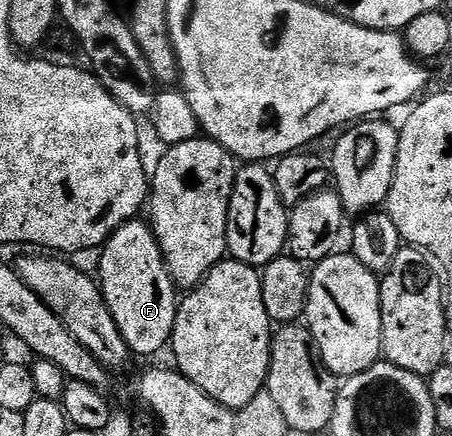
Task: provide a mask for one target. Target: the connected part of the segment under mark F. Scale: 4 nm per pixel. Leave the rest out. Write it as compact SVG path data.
M137 217L123 223L108 238L100 255L98 282L106 305L126 341L129 352L140 355L156 355L169 346L176 308L178 288L164 260L156 235L143 218Z

